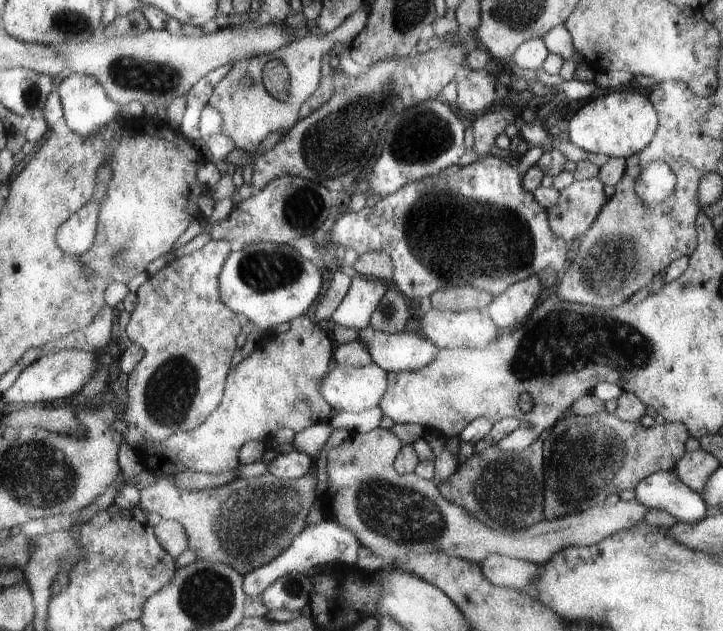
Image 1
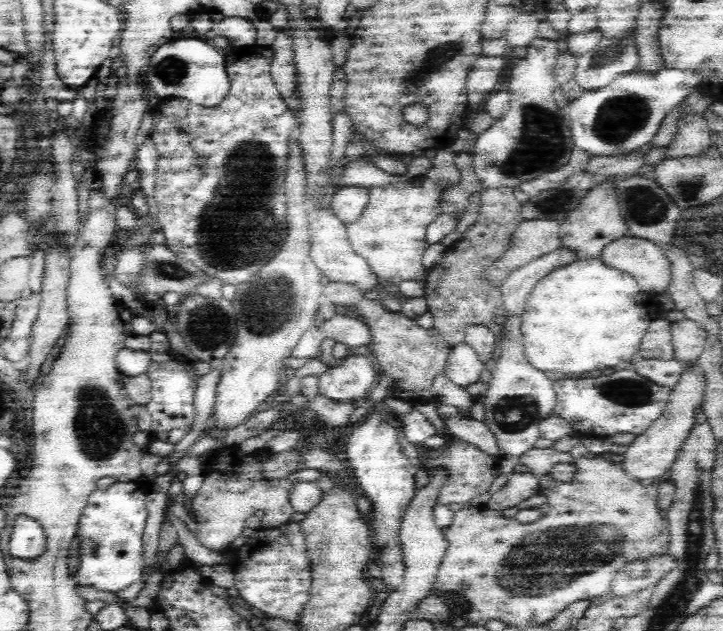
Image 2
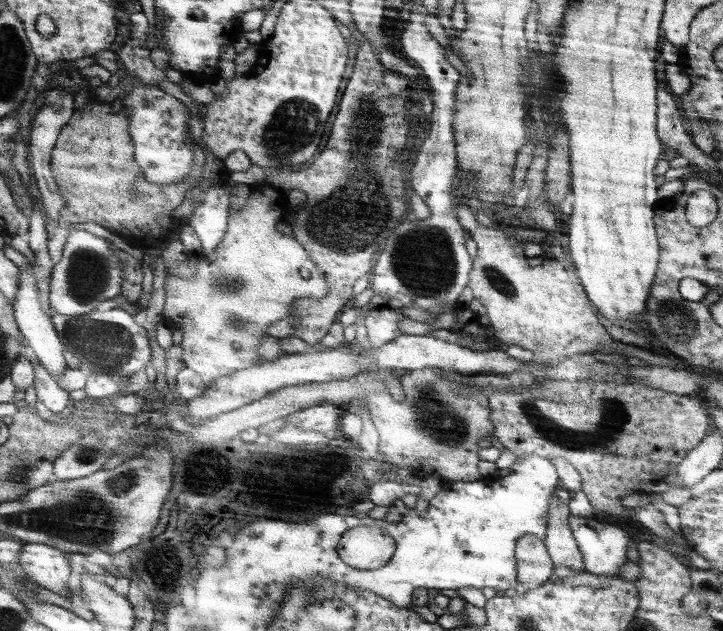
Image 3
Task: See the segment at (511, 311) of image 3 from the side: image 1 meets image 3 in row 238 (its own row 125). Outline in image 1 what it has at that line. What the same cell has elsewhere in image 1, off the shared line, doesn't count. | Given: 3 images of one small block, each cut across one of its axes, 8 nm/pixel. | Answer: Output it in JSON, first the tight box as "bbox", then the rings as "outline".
{"bbox":[473,108,521,158],"outline":[[[513,108],[493,110],[493,112],[487,112],[481,118],[477,118],[477,122],[473,122],[473,132],[475,132],[473,152],[481,154],[483,158],[487,158],[489,154],[495,154],[497,138],[503,136],[503,132],[509,124],[521,124],[519,118],[515,116]]]}

